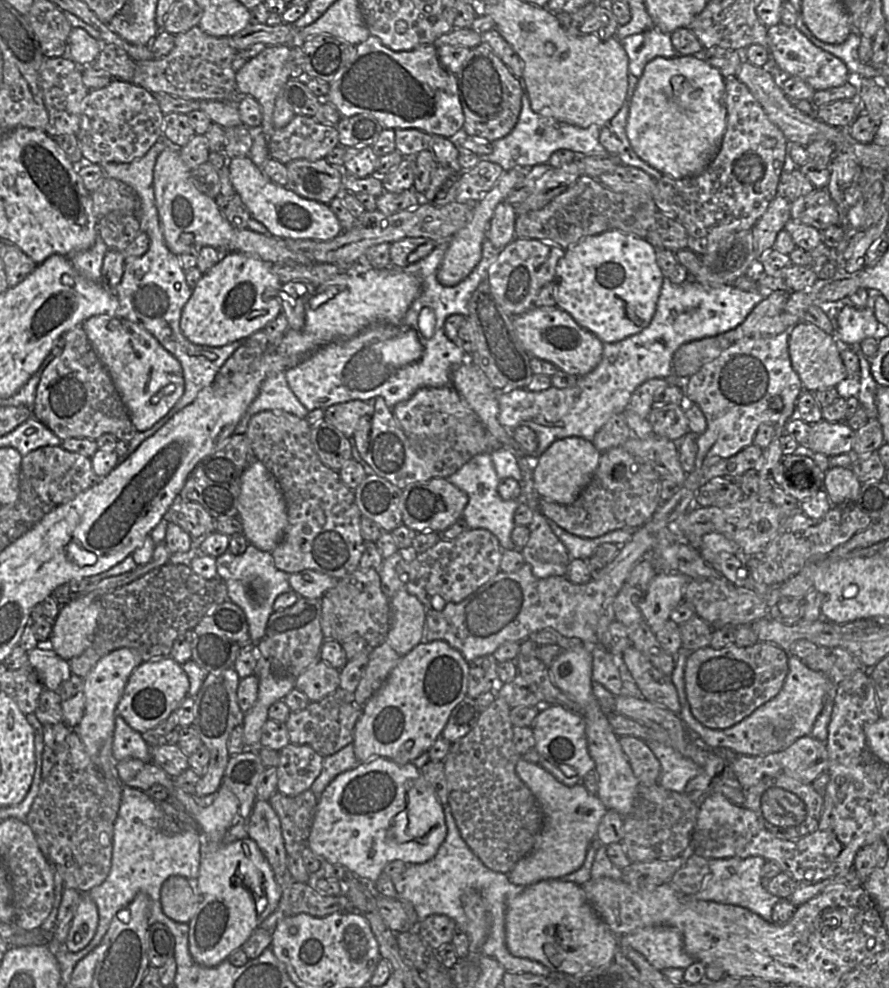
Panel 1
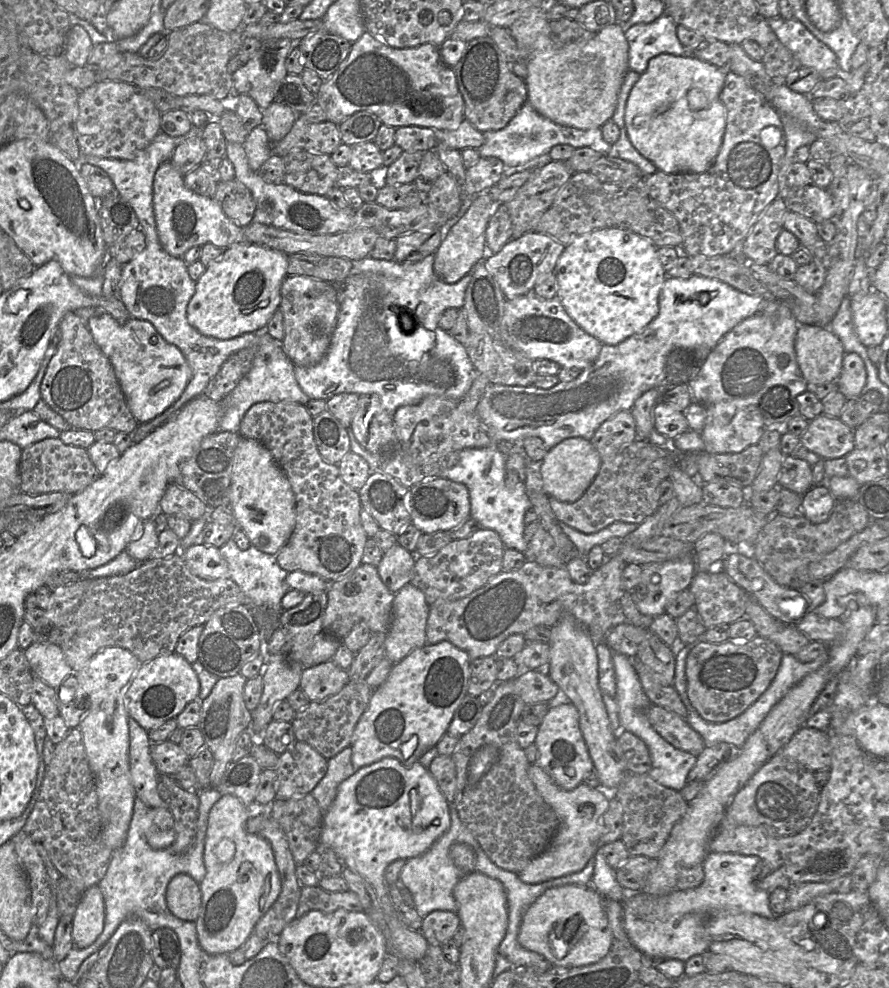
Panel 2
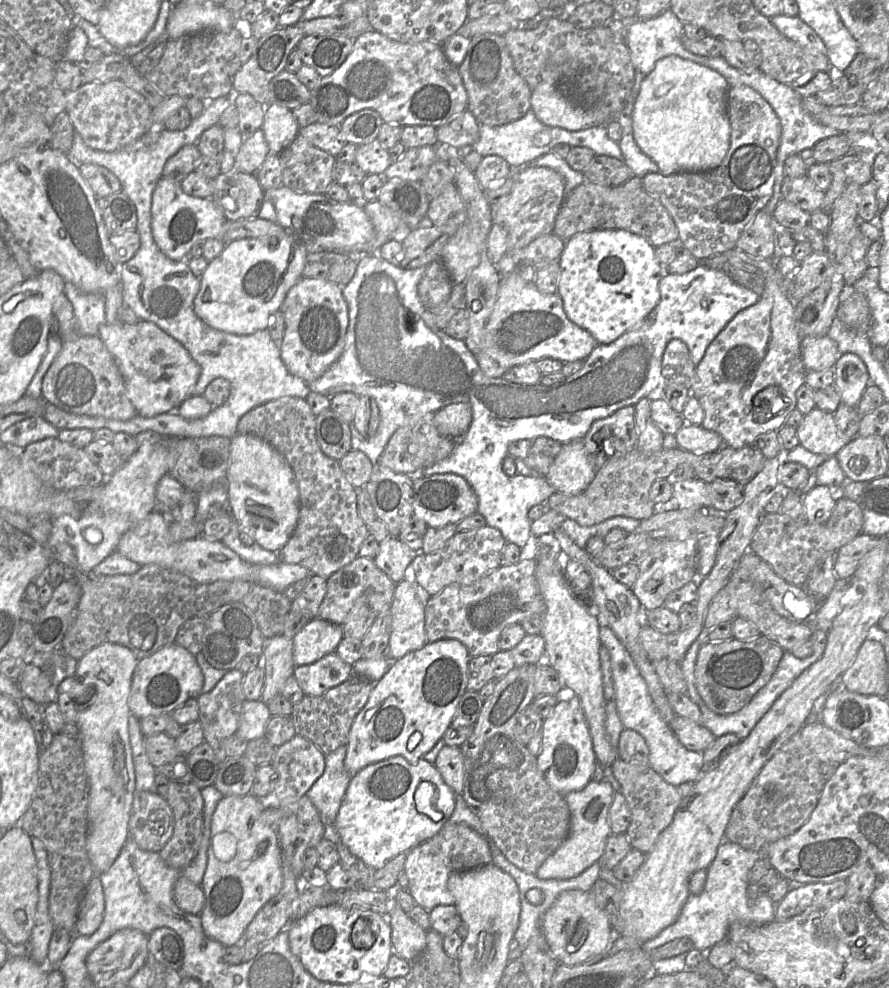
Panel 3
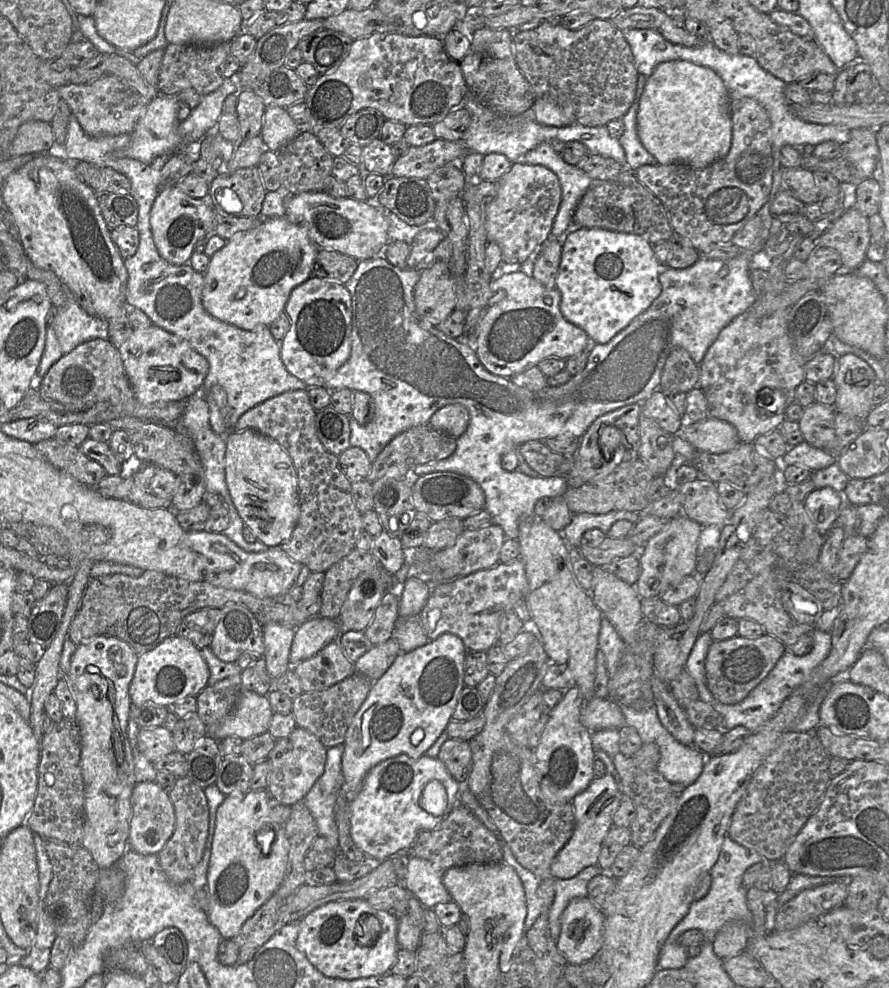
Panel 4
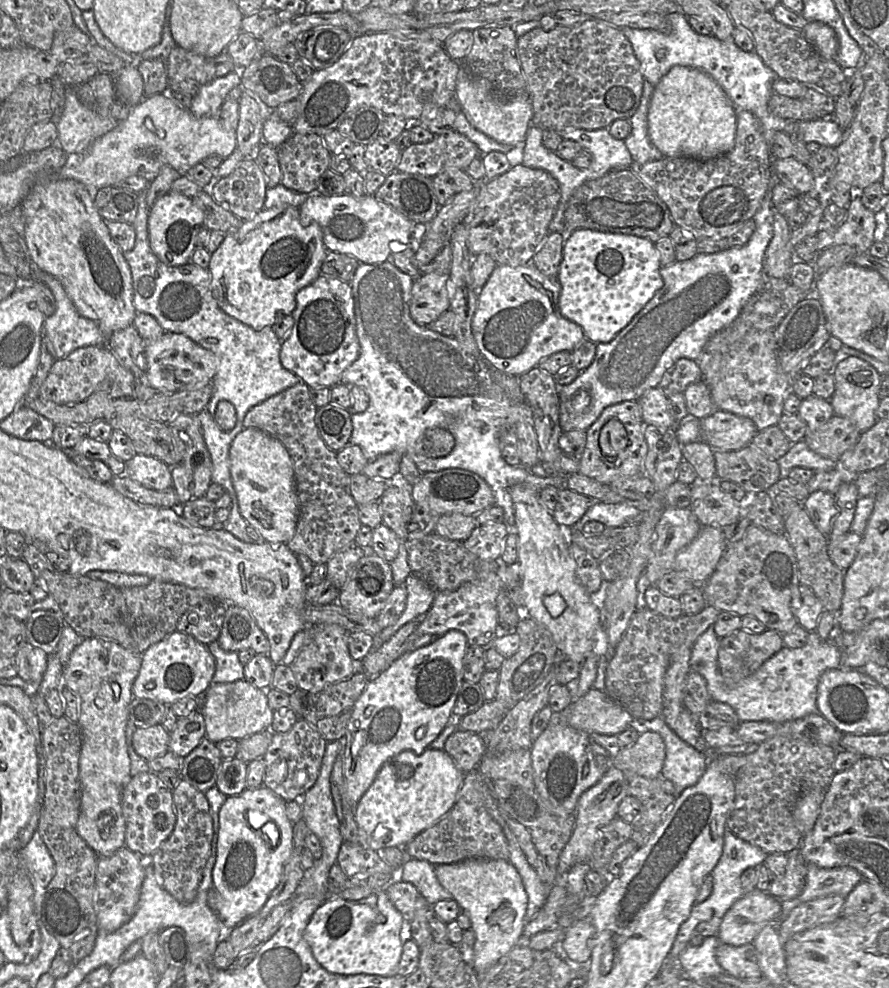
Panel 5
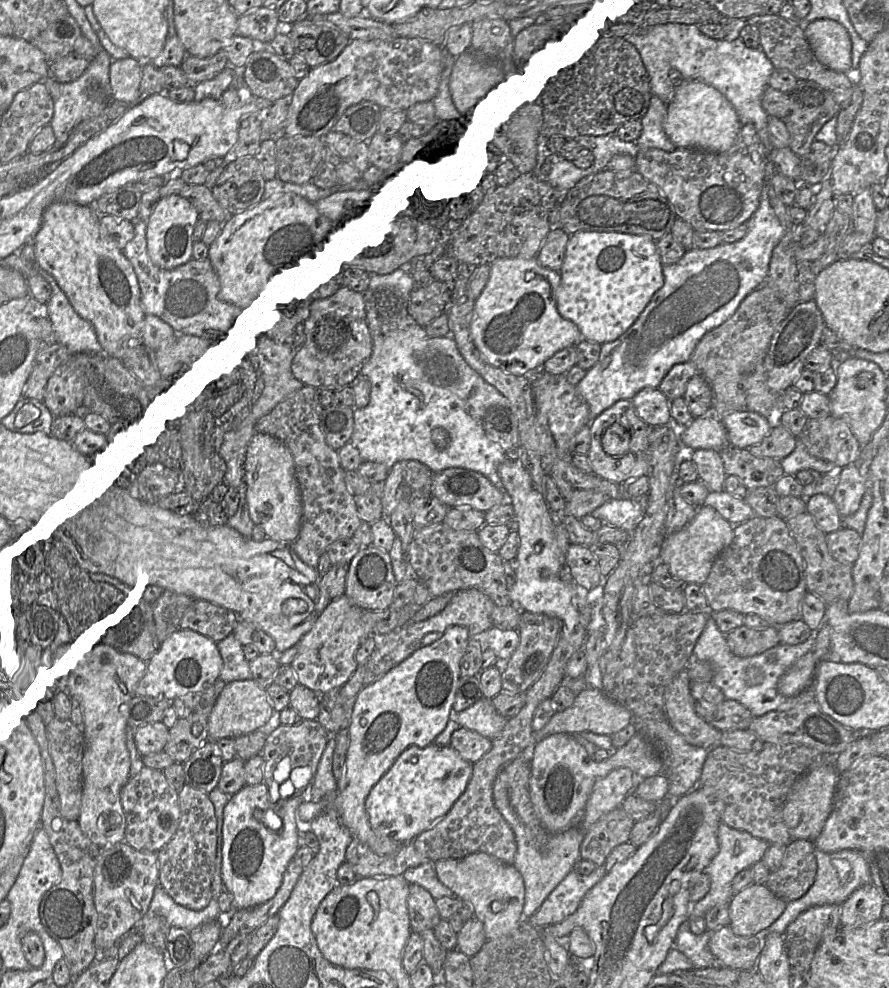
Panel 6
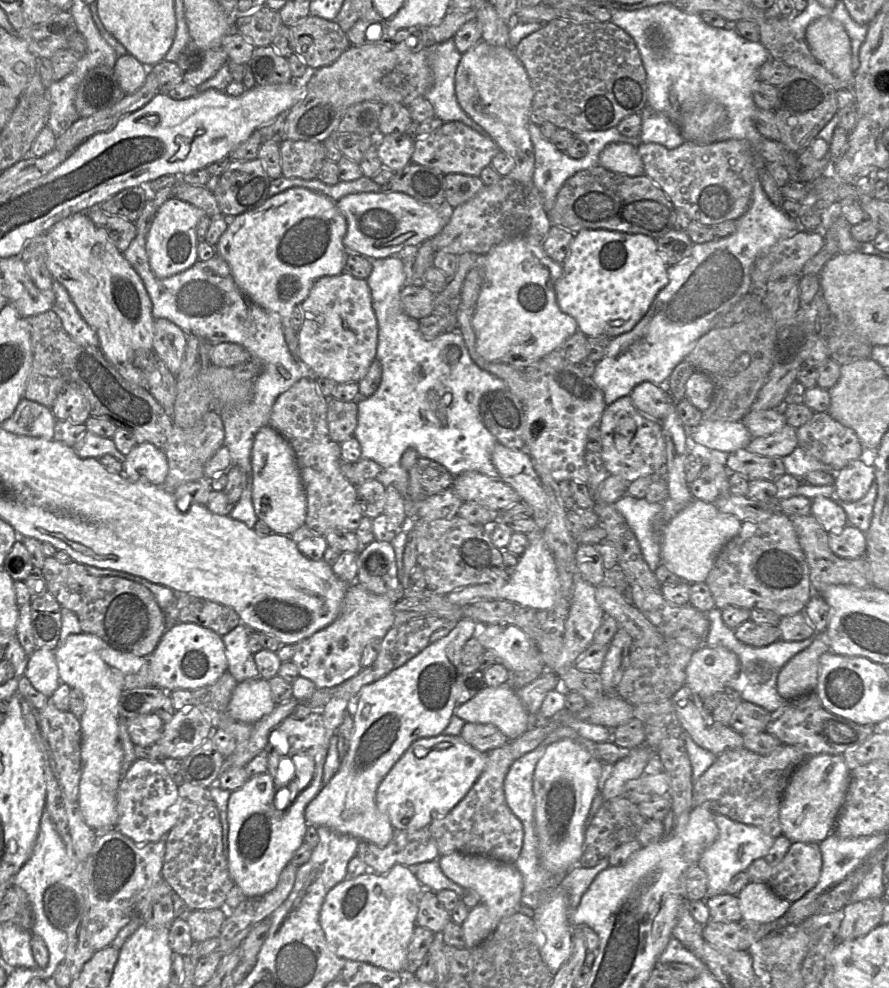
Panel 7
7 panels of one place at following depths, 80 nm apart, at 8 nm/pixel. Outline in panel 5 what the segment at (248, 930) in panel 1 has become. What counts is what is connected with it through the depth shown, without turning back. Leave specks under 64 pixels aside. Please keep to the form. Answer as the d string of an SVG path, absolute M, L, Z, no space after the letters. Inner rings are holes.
M262 785L258 788L246 788L242 793L227 796L219 811L219 831L217 857L212 871L213 887L221 895L221 908L218 917L225 930L232 930L248 917L257 914L278 886L293 849L293 826L285 812L286 801ZM273 822L280 833L279 841L271 846L263 837L262 830Z

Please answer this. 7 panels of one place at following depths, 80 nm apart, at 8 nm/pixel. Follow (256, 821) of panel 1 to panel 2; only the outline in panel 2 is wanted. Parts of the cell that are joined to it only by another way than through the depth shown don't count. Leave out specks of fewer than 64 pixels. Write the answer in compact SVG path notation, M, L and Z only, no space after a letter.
M268 816L258 833L271 845L275 858L275 863L281 880L281 892L269 910L259 919L254 927L253 933L265 941L278 941L283 929L296 918L299 906L301 887L303 886L296 876L296 864L289 849L287 838L280 825Z

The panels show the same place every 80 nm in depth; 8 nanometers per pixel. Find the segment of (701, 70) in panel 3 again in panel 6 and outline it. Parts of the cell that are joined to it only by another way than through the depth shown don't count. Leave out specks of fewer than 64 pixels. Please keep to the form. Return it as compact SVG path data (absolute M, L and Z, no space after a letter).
M698 80L682 81L667 103L664 131L676 148L713 153L727 151L735 142L741 123L726 97L713 86Z

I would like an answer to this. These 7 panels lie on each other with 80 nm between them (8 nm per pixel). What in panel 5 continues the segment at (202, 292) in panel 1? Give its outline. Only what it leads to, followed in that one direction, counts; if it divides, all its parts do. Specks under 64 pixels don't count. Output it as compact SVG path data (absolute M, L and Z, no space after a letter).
M298 207L263 208L252 219L243 221L237 230L225 234L222 243L211 253L208 270L212 294L220 309L229 316L255 330L271 327L292 313L296 293L321 275L326 253L320 226L316 222L303 226Z

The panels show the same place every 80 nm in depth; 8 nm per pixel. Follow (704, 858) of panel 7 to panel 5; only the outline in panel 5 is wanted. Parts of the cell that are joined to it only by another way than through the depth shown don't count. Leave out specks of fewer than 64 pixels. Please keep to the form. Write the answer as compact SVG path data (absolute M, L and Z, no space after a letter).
M726 829L722 855L710 873L713 877L712 892L704 901L693 905L689 917L680 925L679 930L687 928L692 930L693 933L695 927L700 922L709 921L712 918L723 918L730 907L746 893L741 885L741 874L749 867L756 867L764 863L767 855L760 847L742 840L729 829Z

